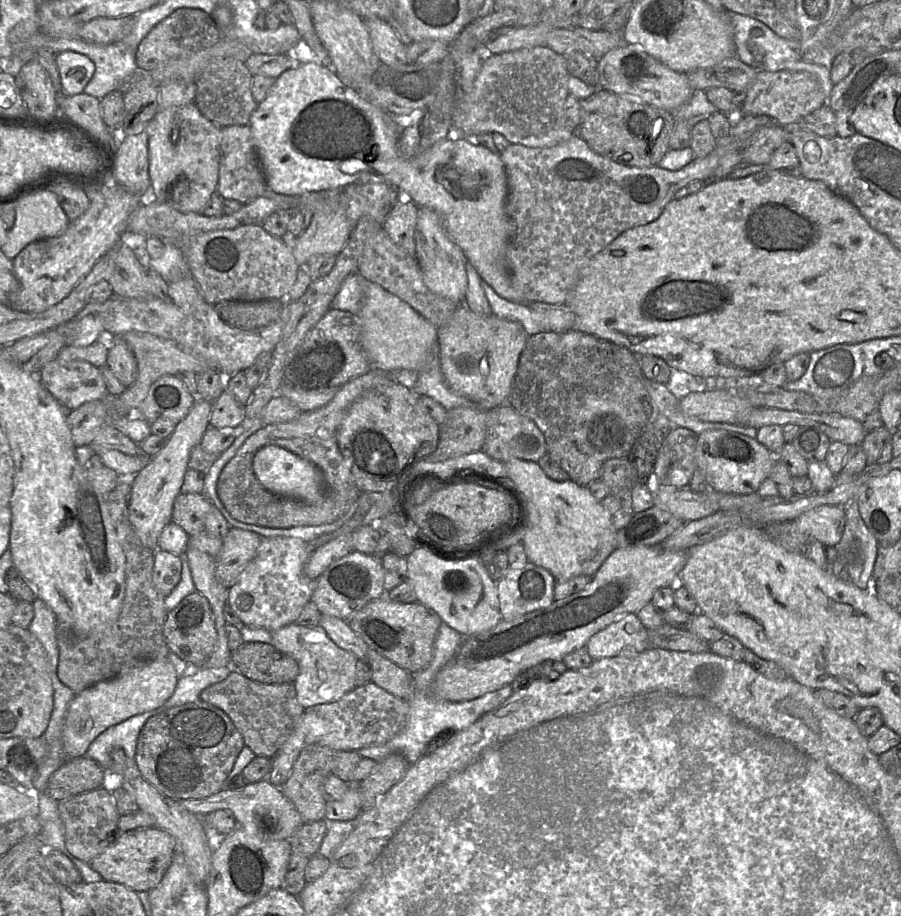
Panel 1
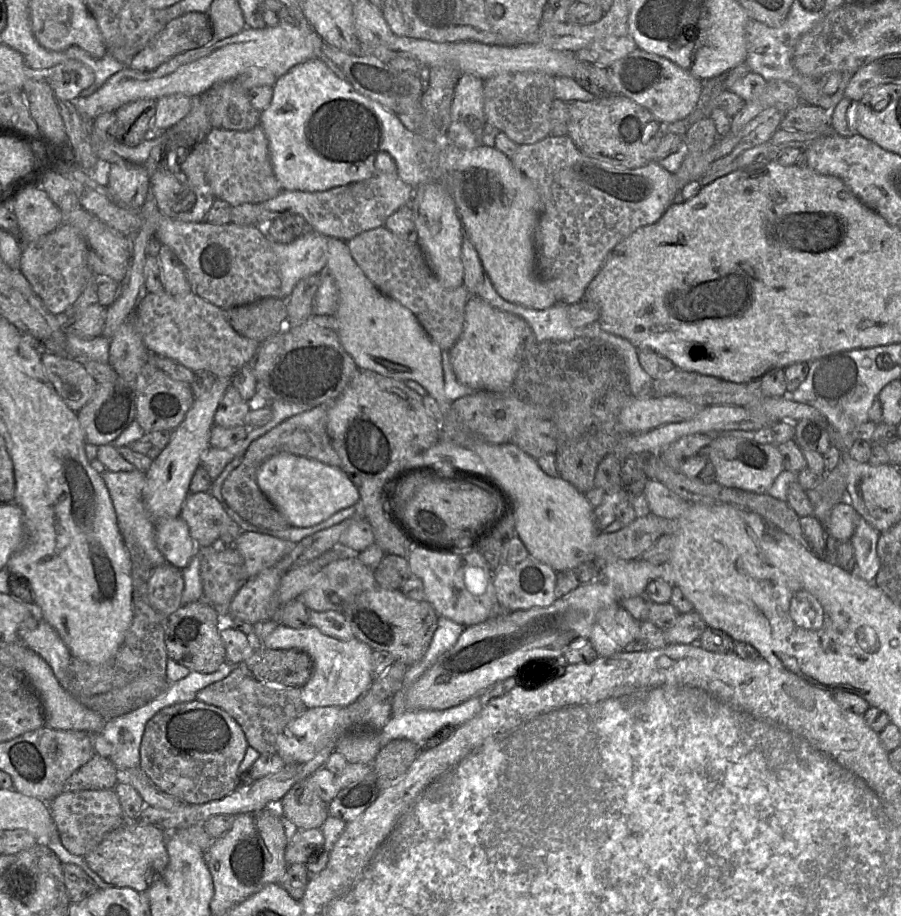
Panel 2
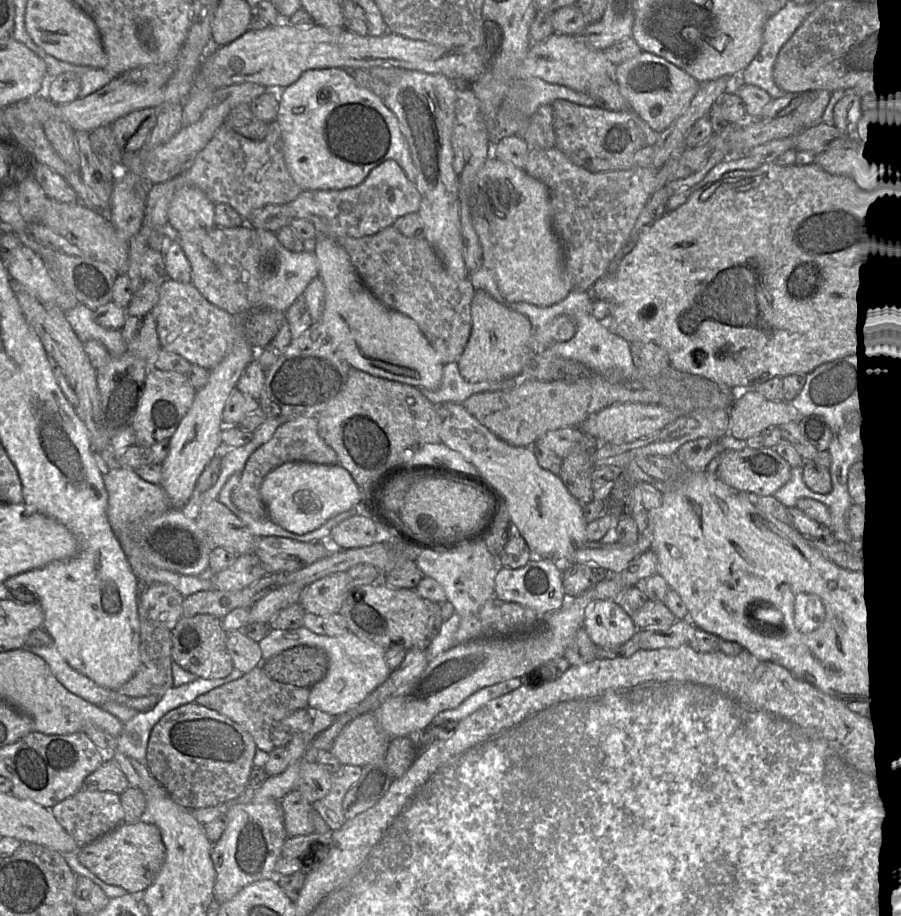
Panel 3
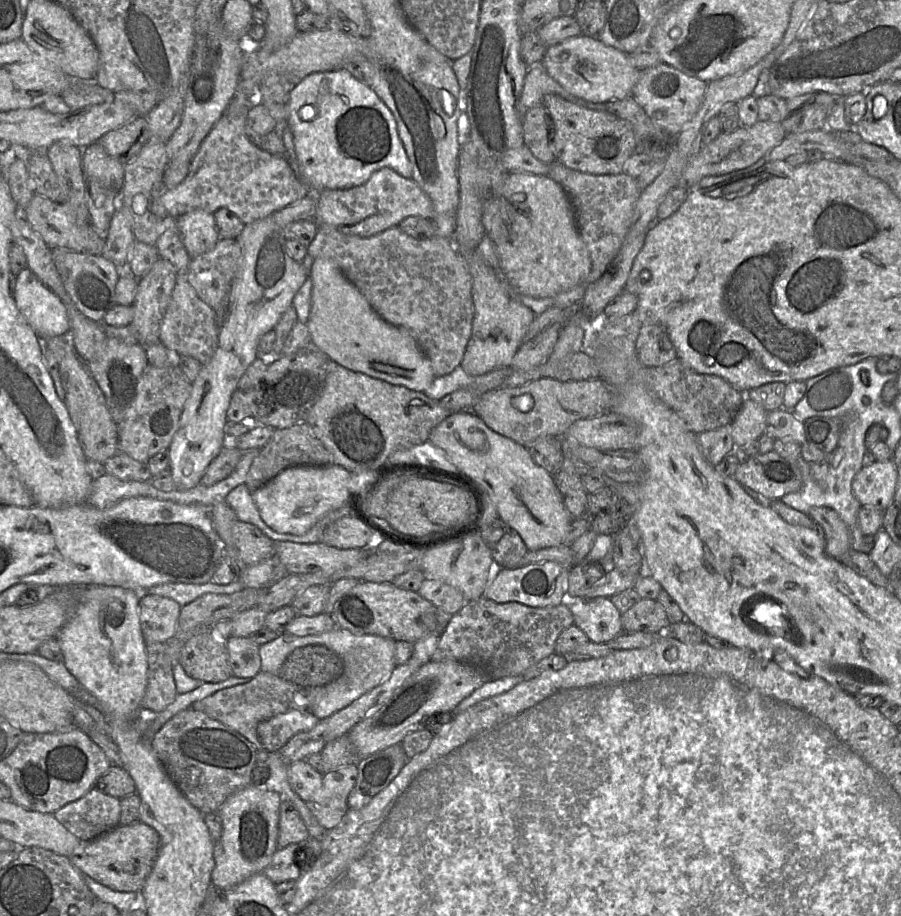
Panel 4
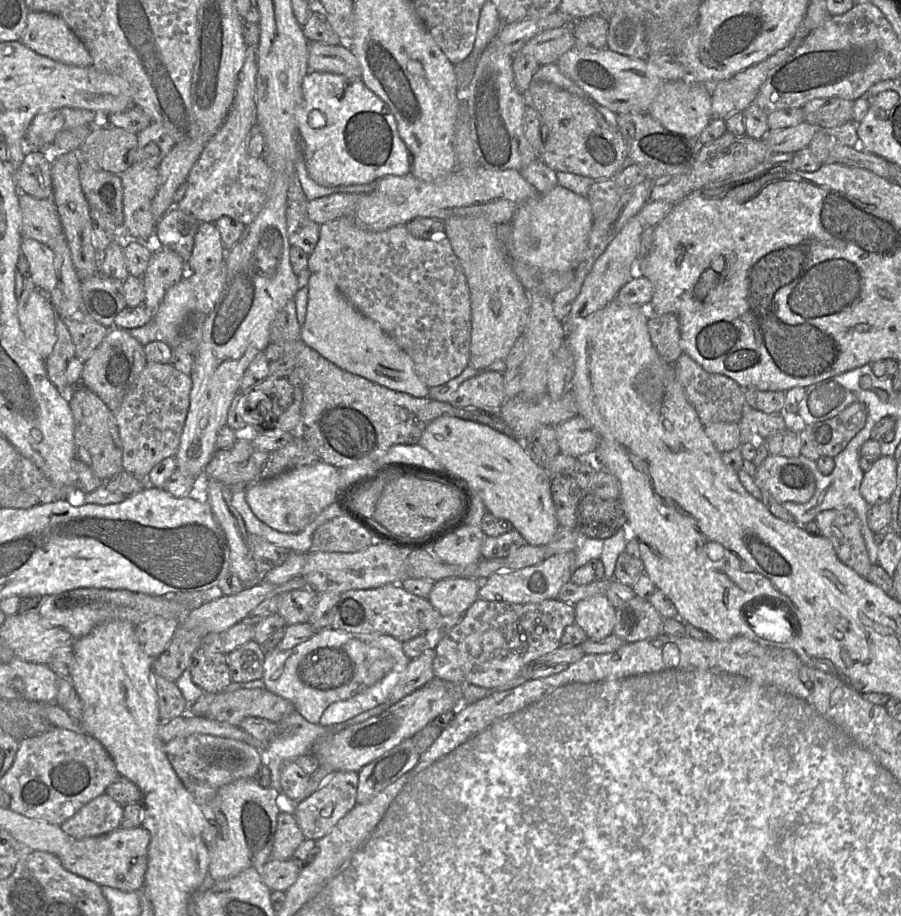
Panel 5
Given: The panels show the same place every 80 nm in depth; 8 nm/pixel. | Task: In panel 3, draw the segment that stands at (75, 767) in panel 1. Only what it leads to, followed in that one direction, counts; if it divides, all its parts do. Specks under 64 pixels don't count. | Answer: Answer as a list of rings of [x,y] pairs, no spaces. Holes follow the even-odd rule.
[[[112,759],[104,762],[84,779],[82,790],[113,792],[120,795],[130,784],[118,764]]]

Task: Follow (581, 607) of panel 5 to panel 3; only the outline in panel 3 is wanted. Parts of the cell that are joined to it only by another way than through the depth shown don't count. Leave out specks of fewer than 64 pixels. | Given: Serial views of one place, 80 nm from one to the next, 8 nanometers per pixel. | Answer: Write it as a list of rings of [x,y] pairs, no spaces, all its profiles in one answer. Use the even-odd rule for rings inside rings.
[[[613,600],[592,603],[585,614],[583,628],[599,649],[624,644],[639,630],[631,616]]]

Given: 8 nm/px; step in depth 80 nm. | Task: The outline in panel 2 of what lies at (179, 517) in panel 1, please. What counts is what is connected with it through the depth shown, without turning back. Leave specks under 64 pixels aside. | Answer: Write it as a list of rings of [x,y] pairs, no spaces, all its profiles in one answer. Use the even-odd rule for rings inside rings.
[[[209,492],[190,493],[179,516],[186,522],[192,538],[200,547],[212,546],[222,534],[237,538],[242,532]]]

